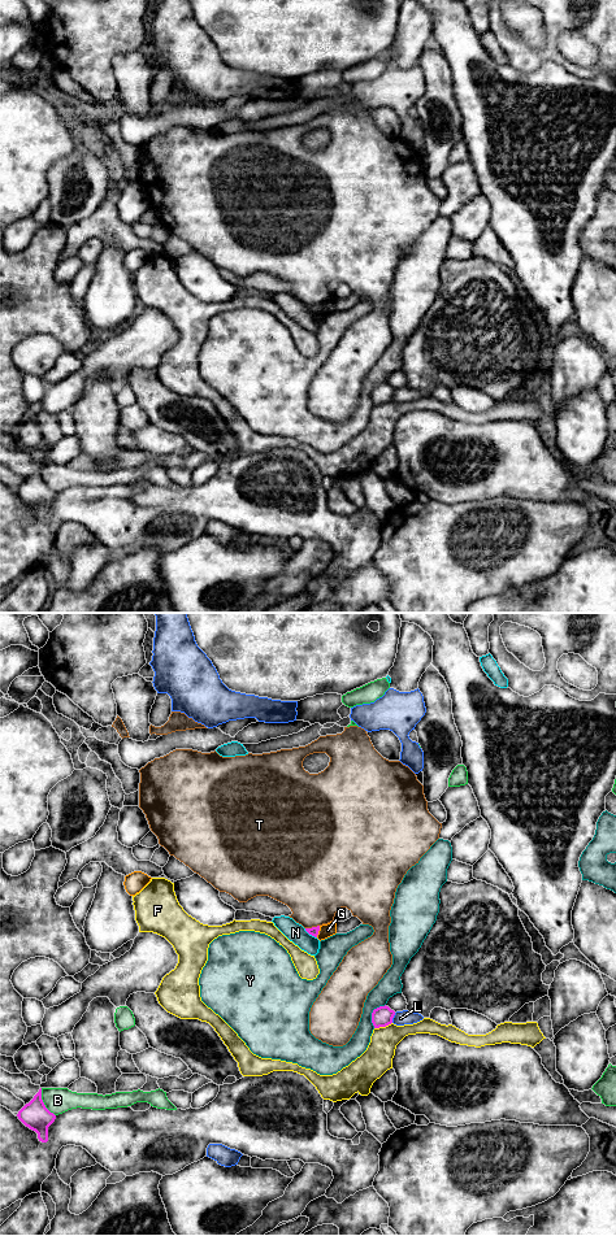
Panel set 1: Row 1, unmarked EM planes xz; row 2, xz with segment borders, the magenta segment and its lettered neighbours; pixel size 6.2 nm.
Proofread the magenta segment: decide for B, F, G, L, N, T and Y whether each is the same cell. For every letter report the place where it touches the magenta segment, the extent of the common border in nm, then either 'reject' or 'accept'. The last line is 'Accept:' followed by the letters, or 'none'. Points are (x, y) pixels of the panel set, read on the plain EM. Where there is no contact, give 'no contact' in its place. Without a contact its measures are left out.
B: meets magenta in xz at (43, 479); contact 200 nm long; reject
F: meets magenta in xz at (382, 403); contact 120 nm long; reject
G: meets magenta in xz at (319, 307); contact 80 nm long; reject
L: meets magenta in xz at (393, 394); contact 70 nm long; reject
N: meets magenta in xz at (311, 310); contact 100 nm long; reject
T: meets magenta in xz at (312, 304); contact 90 nm long; reject
Y: meets magenta in xz at (372, 390); contact 170 nm long; reject
Accept: none

